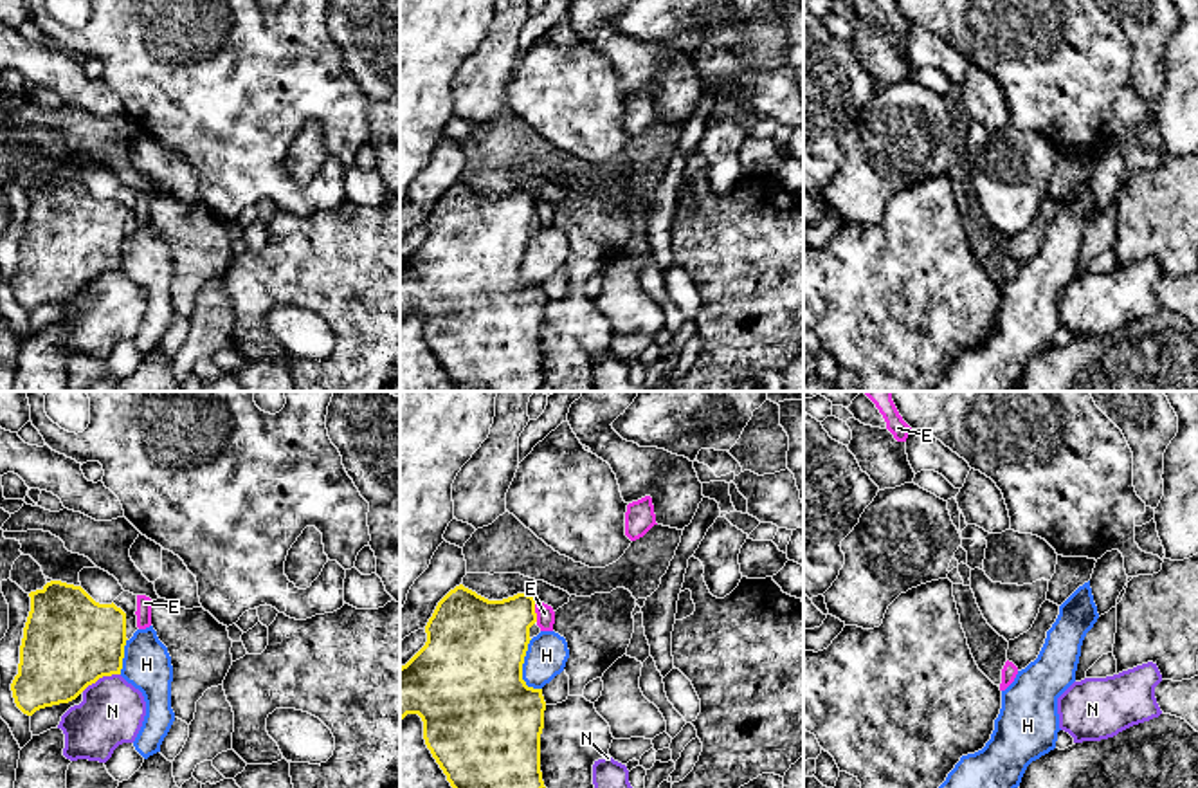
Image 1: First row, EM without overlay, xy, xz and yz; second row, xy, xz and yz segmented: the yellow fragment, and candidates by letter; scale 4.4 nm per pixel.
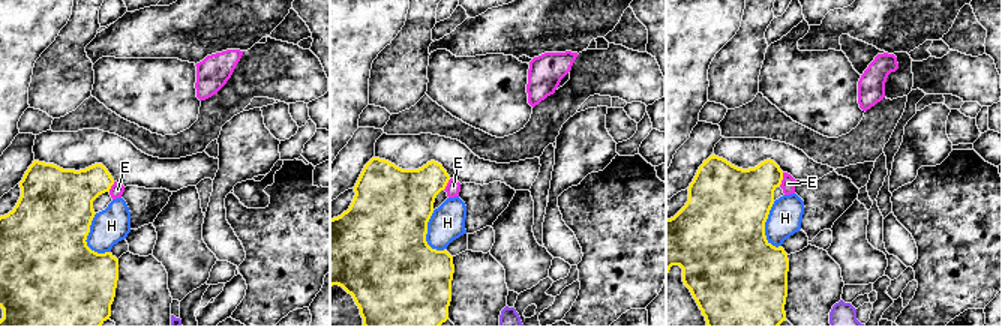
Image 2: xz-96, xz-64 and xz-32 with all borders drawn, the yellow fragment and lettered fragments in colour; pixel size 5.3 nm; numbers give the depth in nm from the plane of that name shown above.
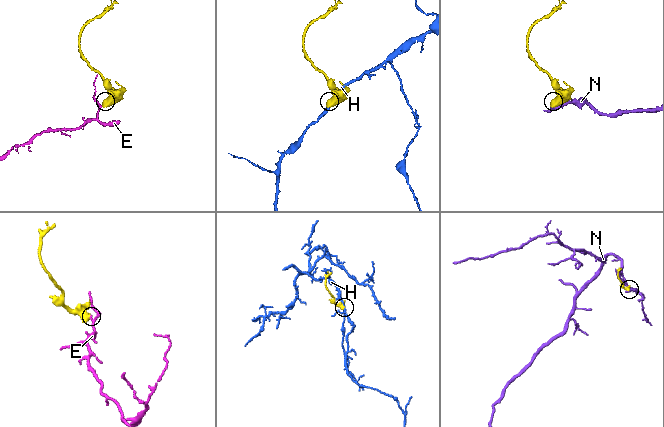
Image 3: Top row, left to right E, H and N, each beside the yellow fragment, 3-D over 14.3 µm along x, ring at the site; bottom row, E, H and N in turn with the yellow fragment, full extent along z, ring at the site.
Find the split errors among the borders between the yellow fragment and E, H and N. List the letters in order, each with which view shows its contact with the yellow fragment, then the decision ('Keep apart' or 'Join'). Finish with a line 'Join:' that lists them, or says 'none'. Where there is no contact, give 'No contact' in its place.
E: Touches yellow in xz. Keep apart
H: Touches yellow in xz. Keep apart
N: Touches yellow in xy. Keep apart
Join: none

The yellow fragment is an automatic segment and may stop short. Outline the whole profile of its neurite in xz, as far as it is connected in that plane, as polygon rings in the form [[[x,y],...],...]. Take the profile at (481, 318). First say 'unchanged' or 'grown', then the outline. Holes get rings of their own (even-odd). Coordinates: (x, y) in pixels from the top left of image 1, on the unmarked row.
unchanged; [[[459,180],[438,198],[425,222],[425,242],[400,263],[400,317],[407,310],[422,314],[425,341],[459,391],[537,391],[546,384],[540,368],[546,298],[542,285],[522,276],[535,218],[531,191],[488,197]]]

